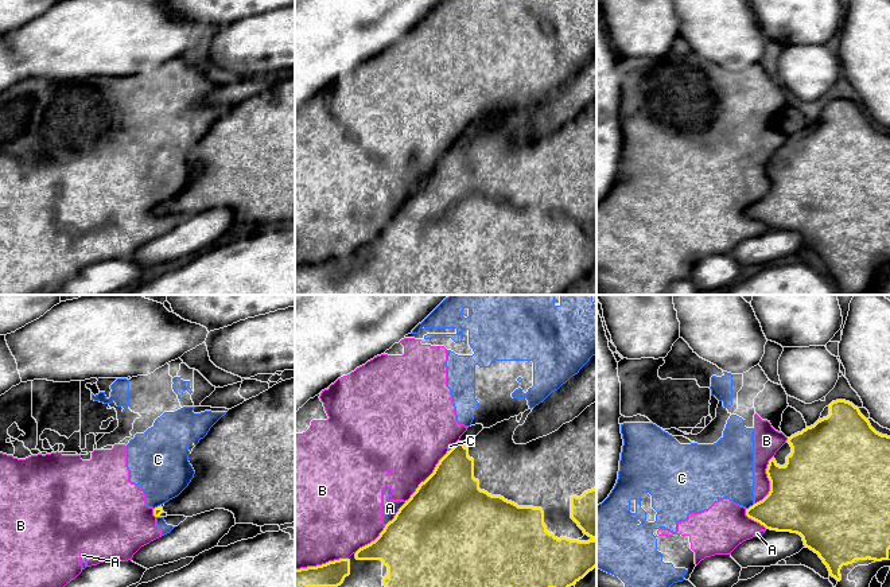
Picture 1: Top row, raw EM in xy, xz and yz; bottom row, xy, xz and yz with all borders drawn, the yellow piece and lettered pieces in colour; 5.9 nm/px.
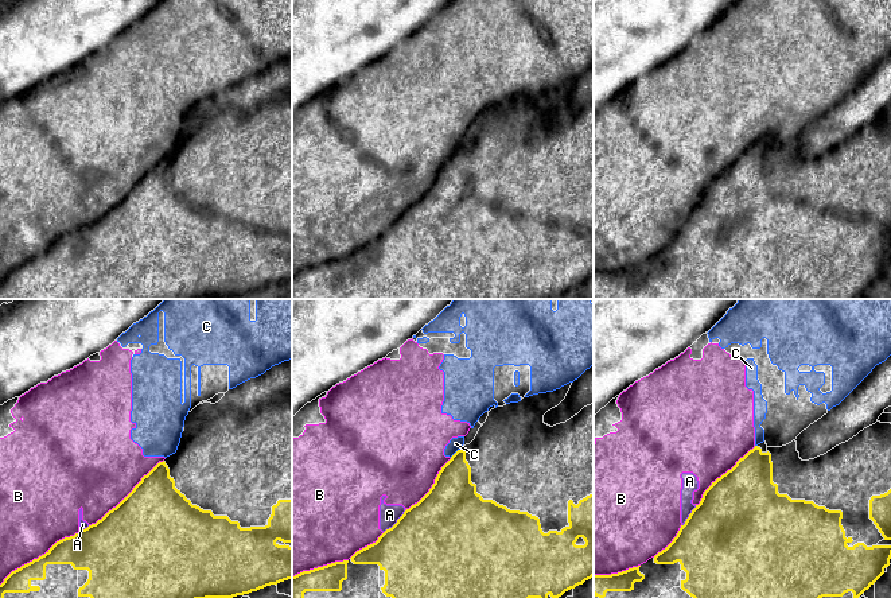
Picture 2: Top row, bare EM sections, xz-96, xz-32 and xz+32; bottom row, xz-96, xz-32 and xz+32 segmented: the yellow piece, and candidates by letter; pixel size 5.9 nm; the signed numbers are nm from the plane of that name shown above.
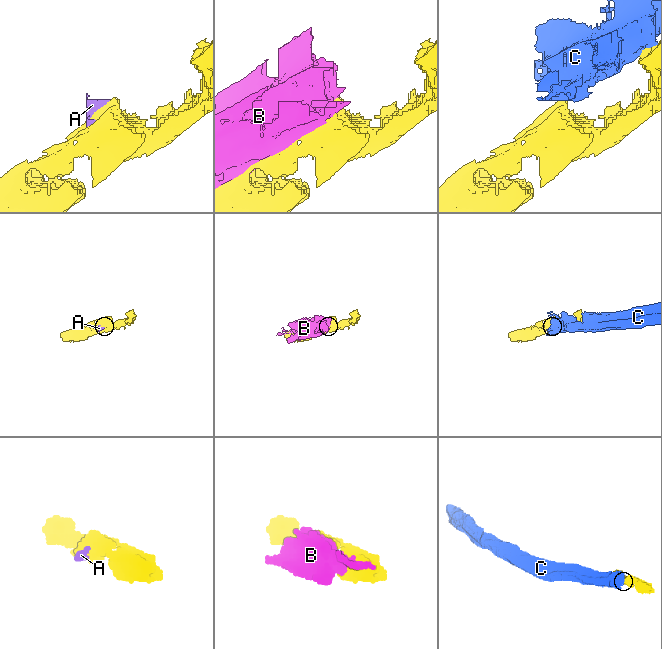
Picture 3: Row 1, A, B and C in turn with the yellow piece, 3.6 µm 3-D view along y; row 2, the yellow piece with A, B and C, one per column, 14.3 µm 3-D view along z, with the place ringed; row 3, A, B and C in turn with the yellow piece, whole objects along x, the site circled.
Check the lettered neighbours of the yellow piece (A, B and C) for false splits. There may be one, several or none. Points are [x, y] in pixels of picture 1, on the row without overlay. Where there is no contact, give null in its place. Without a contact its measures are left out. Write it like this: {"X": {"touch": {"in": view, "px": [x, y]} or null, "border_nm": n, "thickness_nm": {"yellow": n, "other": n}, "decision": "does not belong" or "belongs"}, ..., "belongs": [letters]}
{"A": {"touch": {"in": "xz", "px": [396, 213]}, "border_nm": 190, "thickness_nm": {"yellow": 500, "other": 100}, "decision": "does not belong"}, "B": {"touch": {"in": "xz", "px": [428, 175]}, "border_nm": 400, "thickness_nm": {"yellow": 480, "other": 420}, "decision": "does not belong"}, "C": {"touch": {"in": "yz", "px": [750, 205]}, "border_nm": 70, "thickness_nm": {"yellow": 320, "other": 320}, "decision": "does not belong"}, "belongs": []}

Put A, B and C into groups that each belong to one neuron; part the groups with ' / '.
A B C

